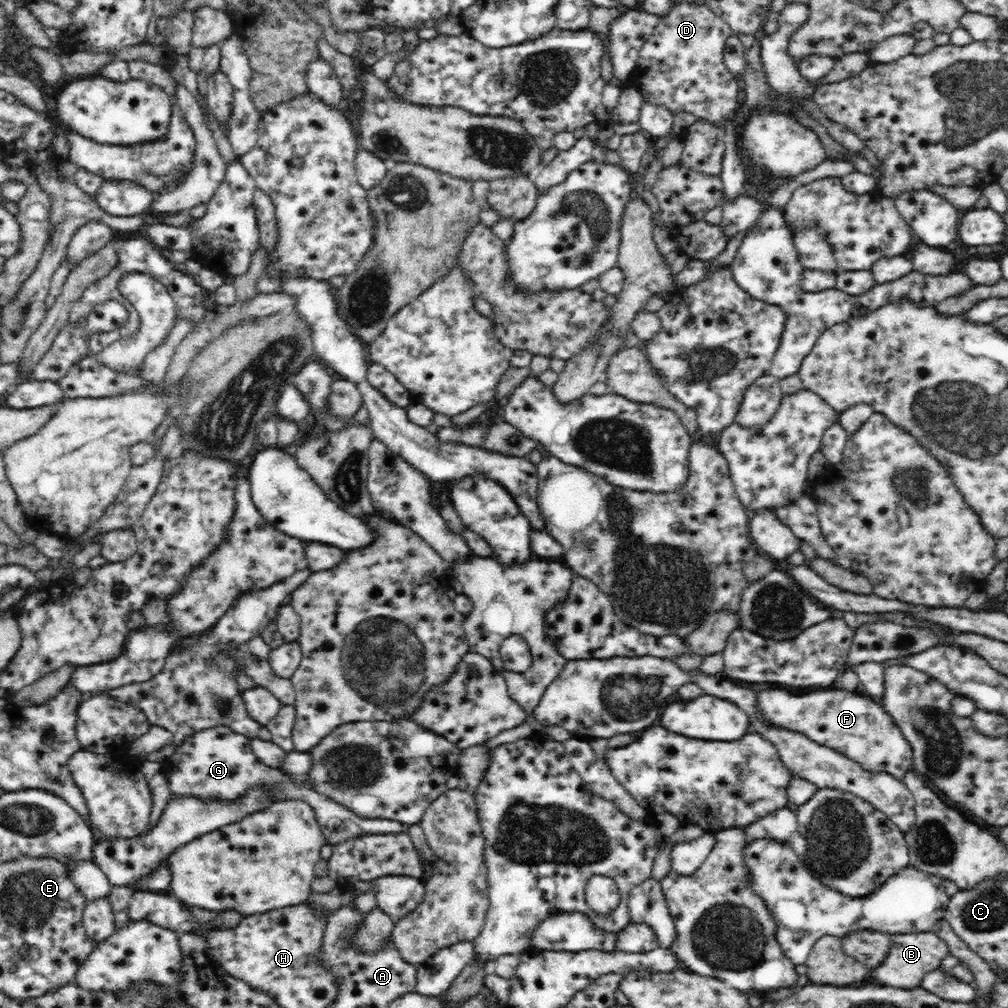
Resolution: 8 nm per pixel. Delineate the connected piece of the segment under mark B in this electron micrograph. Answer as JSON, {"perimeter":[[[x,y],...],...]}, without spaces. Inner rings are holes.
{"perimeter":[[[932,931],[891,935],[888,956],[881,964],[870,971],[870,977],[883,986],[892,988],[913,989],[920,987],[923,979],[933,969],[938,969],[940,961],[948,956],[948,945]]]}

